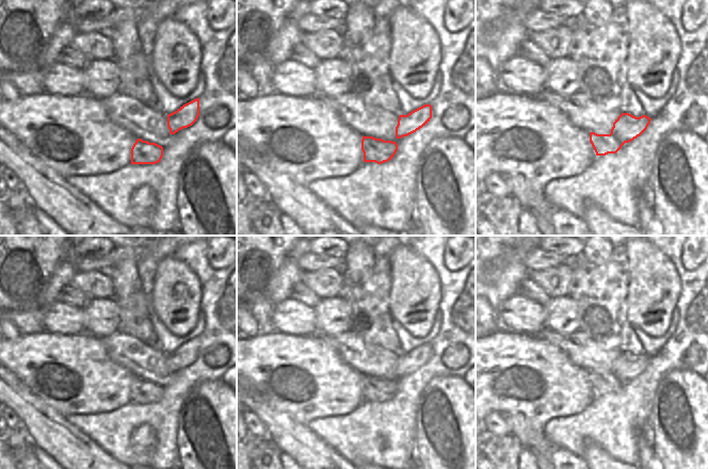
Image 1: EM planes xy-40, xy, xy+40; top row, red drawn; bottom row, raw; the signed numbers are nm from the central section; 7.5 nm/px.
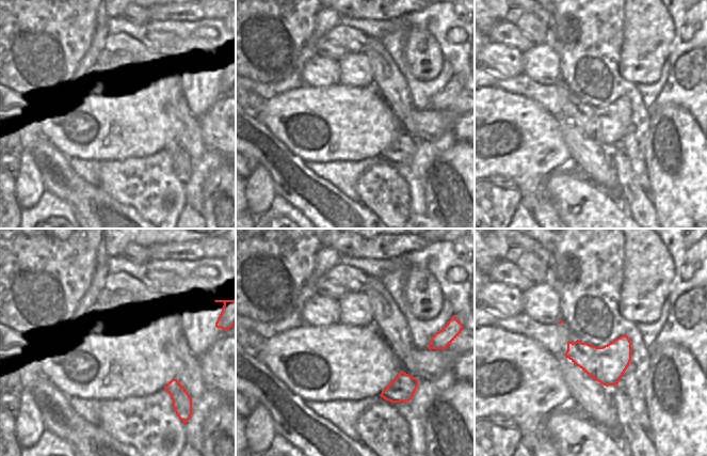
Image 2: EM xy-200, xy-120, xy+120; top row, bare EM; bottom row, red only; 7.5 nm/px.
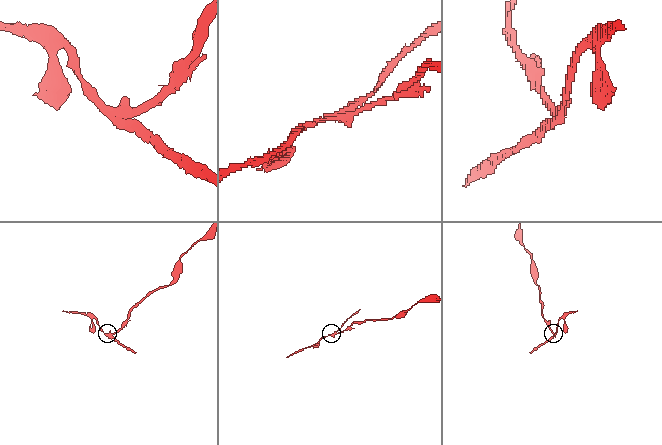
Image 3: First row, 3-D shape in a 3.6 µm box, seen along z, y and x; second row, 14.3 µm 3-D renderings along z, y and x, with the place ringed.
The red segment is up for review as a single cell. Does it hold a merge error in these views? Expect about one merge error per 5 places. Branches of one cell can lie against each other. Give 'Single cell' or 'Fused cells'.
Fused cells

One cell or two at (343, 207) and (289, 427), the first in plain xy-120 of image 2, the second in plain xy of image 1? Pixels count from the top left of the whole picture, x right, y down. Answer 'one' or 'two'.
one

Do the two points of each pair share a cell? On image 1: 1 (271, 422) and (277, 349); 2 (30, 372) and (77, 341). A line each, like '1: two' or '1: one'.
1: two
2: one

